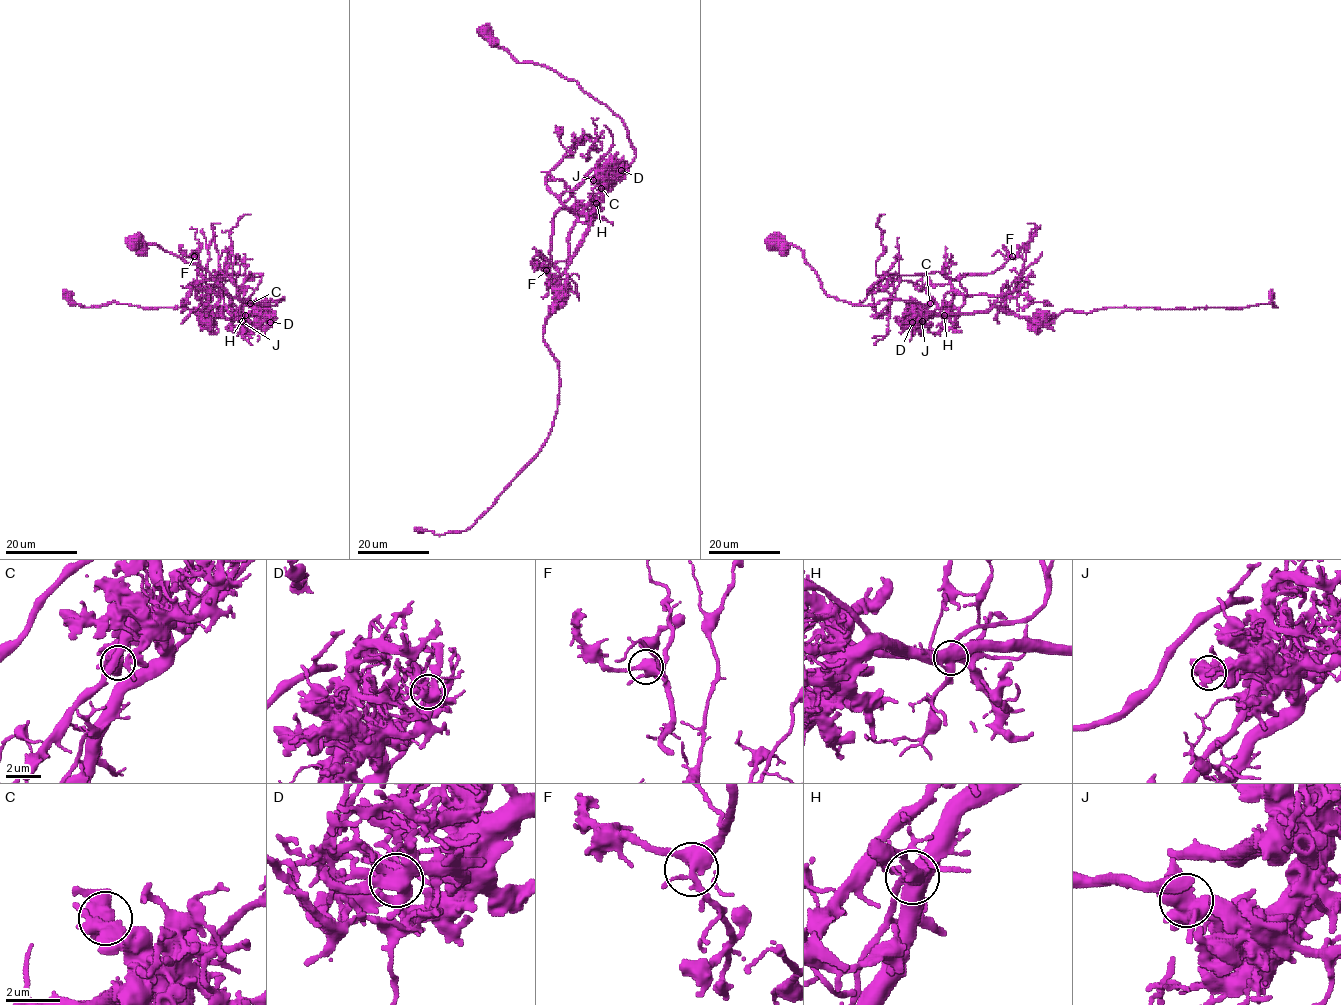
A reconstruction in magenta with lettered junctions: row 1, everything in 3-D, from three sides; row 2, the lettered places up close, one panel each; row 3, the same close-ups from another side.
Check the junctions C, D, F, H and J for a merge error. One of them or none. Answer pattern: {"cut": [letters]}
{"cut": ["H"]}

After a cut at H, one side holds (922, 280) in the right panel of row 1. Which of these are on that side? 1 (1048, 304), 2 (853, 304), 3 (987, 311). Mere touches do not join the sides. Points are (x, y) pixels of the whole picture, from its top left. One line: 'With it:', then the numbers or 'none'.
With it: 1

